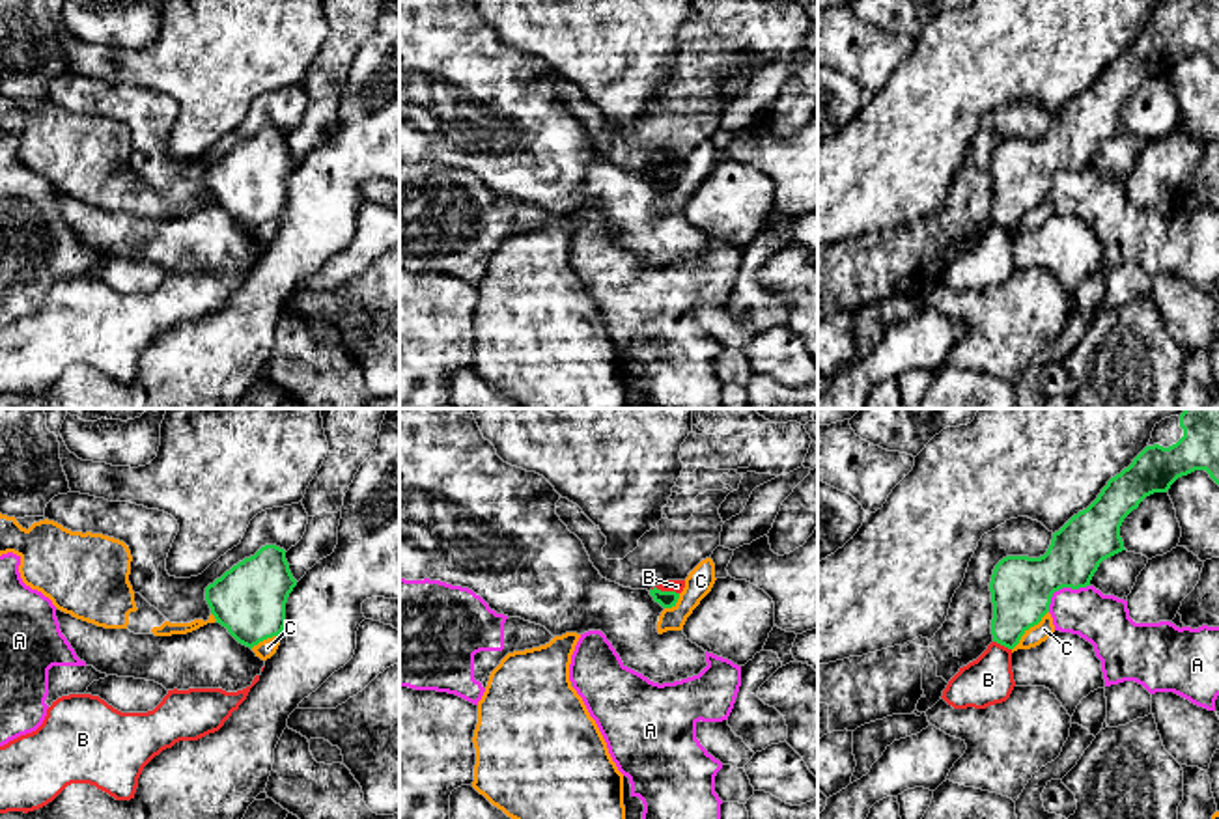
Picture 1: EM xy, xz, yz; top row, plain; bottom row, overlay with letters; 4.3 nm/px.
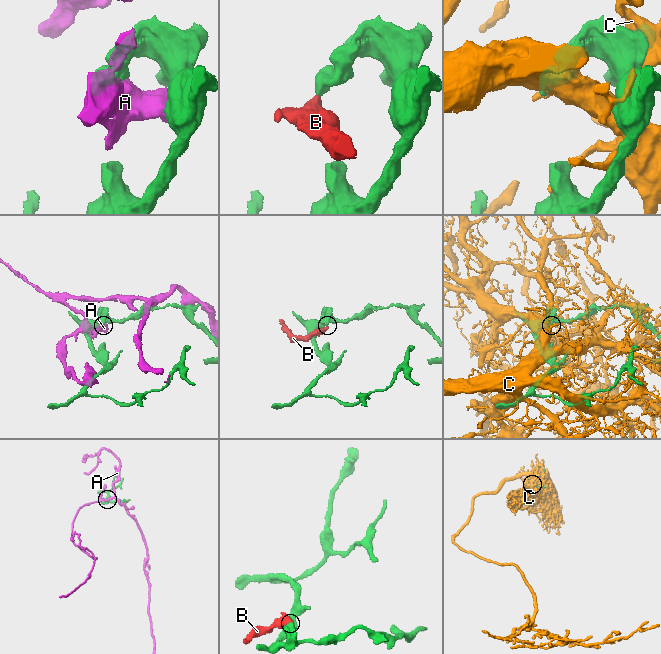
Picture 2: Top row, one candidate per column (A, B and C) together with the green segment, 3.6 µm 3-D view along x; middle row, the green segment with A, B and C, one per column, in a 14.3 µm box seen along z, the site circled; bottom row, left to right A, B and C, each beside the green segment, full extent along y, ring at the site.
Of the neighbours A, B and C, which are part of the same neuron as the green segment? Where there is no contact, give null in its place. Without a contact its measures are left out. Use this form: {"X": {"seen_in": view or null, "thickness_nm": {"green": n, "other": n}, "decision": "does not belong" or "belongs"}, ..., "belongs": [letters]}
{"A": {"seen_in": "yz", "thickness_nm": {"green": 260, "other": 220}, "decision": "does not belong"}, "B": {"seen_in": "xz", "thickness_nm": {"green": 80, "other": 50}, "decision": "does not belong"}, "C": {"seen_in": "yz", "thickness_nm": {"green": 260, "other": 80}, "decision": "does not belong"}, "belongs": []}

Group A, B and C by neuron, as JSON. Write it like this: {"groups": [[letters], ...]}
{"groups": [["A"], ["B"], ["C"]]}

